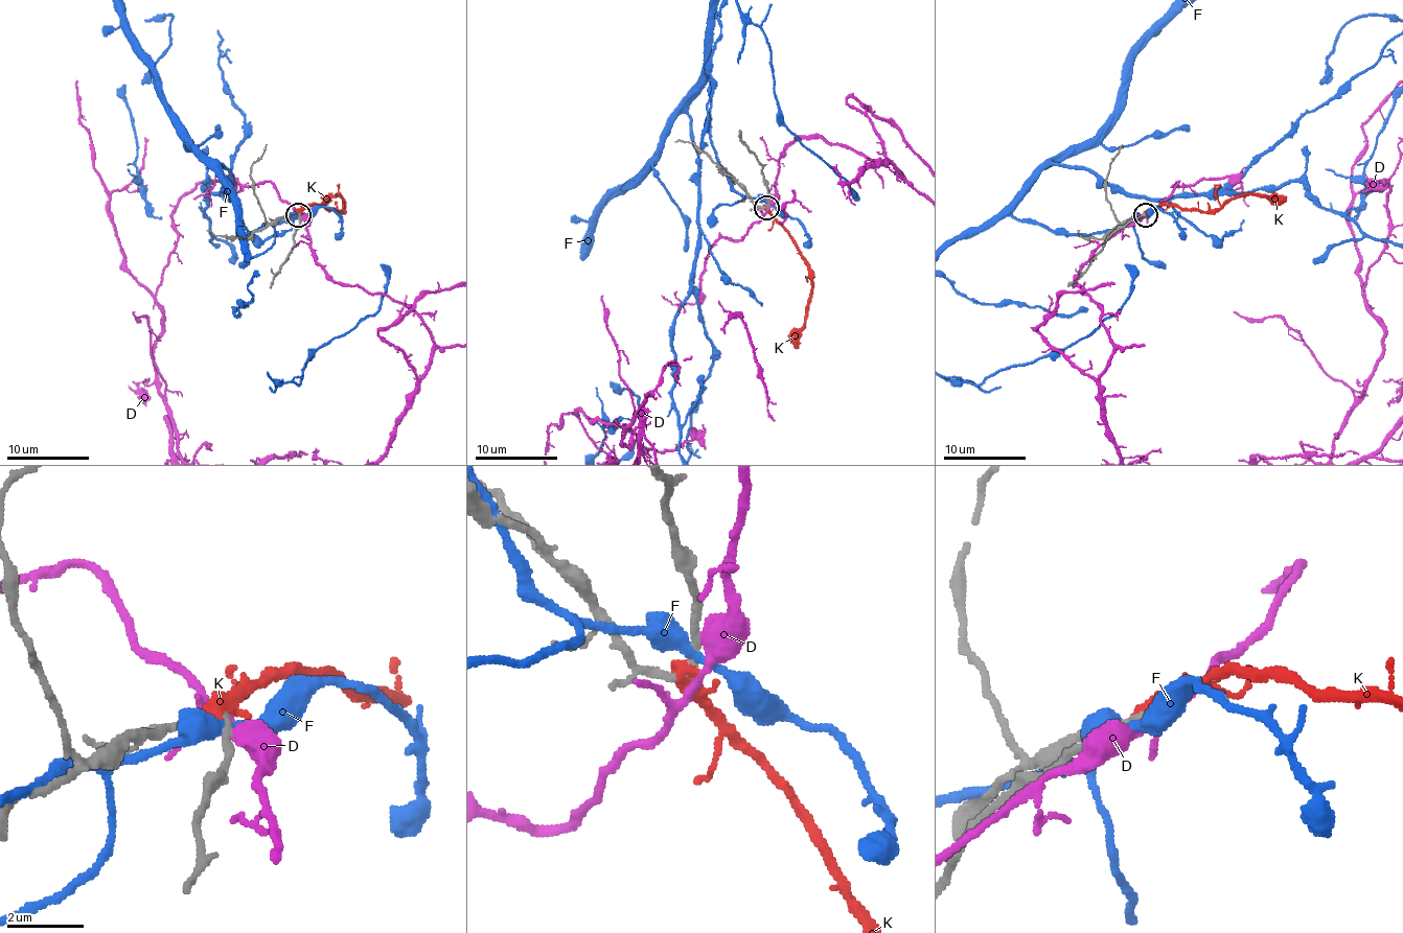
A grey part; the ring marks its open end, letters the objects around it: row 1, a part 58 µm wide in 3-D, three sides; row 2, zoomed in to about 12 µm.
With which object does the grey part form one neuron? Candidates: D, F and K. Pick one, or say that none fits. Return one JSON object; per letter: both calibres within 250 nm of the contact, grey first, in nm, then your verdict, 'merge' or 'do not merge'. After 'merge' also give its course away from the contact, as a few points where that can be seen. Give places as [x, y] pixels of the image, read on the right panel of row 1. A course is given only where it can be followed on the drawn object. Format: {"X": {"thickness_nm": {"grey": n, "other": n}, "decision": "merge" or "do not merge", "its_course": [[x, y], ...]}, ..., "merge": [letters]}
{"D": {"thickness_nm": {"grey": 180, "other": 440}, "decision": "do not merge"}, "F": {"thickness_nm": {"grey": 180, "other": 400}, "decision": "do not merge"}, "K": {"thickness_nm": {"grey": 180, "other": 550}, "decision": "merge", "its_course": [[1145, 214], [1159, 206], [1215, 212], [1240, 195], [1261, 193], [1282, 195], [1285, 200]]}, "merge": ["K"]}

